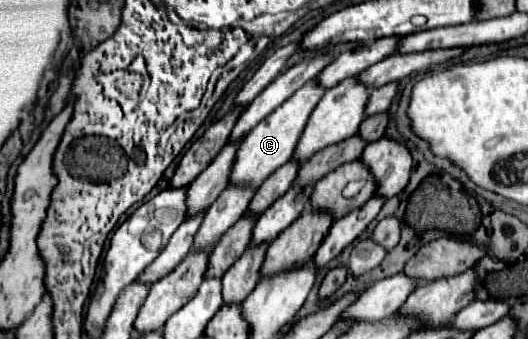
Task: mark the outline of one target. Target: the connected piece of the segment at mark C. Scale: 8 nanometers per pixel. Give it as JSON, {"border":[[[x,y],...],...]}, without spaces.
{"border":[[[312,79],[302,89],[298,89],[288,101],[284,101],[274,113],[270,113],[260,125],[256,125],[248,133],[248,137],[242,139],[242,143],[236,151],[234,165],[232,165],[232,171],[228,177],[228,187],[242,185],[242,187],[256,191],[264,183],[264,179],[268,179],[268,175],[272,175],[278,167],[288,163],[292,157],[292,151],[304,131],[304,123],[308,121],[308,115],[312,113],[312,109],[316,107],[316,103],[320,101],[322,95],[324,95],[324,89],[320,89],[320,85]]]}

